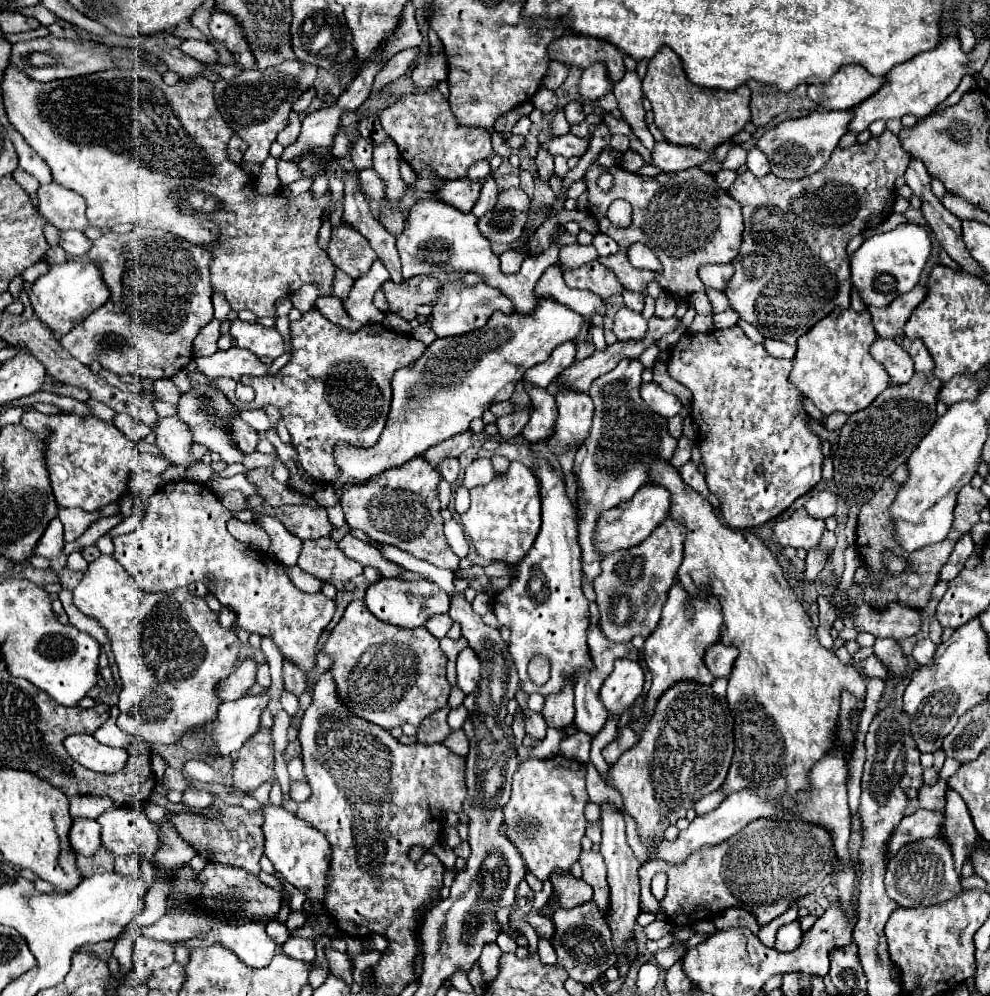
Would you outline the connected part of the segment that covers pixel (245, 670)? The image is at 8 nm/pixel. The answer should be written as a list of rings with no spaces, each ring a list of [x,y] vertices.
[[[244,661],[240,667],[236,667],[232,671],[232,675],[228,675],[226,679],[220,681],[216,695],[222,701],[236,701],[244,695],[248,695],[250,687],[256,683],[256,663],[254,661]]]

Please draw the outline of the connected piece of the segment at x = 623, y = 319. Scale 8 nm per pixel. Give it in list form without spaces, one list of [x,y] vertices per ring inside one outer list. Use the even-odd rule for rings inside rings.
[[[622,307],[614,317],[614,333],[618,341],[628,339],[642,339],[648,331],[648,321],[642,317],[642,313],[632,311],[628,307]]]

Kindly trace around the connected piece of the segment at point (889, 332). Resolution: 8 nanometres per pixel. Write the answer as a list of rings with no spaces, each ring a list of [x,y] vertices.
[[[916,285],[910,293],[896,297],[890,305],[886,305],[886,309],[868,307],[878,337],[890,337],[892,339],[896,335],[902,335],[904,323],[908,321],[910,313],[922,303],[922,299],[926,297],[926,291],[928,291],[926,285]]]

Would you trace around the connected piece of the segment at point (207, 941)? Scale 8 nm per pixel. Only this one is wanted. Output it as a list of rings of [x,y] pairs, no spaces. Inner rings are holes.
[[[242,923],[212,927],[208,933],[196,939],[184,941],[184,947],[194,951],[196,947],[222,945],[236,953],[248,967],[266,967],[274,957],[274,941],[266,935],[264,923]]]

